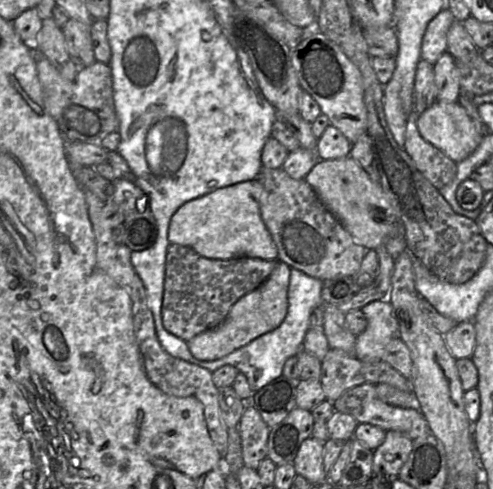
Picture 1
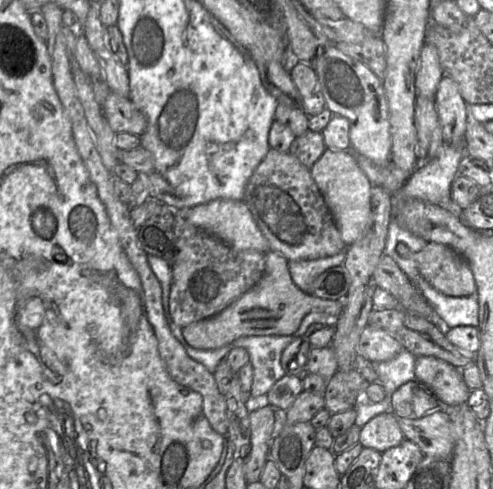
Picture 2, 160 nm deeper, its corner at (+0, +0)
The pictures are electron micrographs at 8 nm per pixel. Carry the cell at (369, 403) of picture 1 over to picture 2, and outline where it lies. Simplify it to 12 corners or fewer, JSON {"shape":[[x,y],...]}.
{"shape":[[443,409],[397,417],[424,455],[450,460],[453,428]]}

